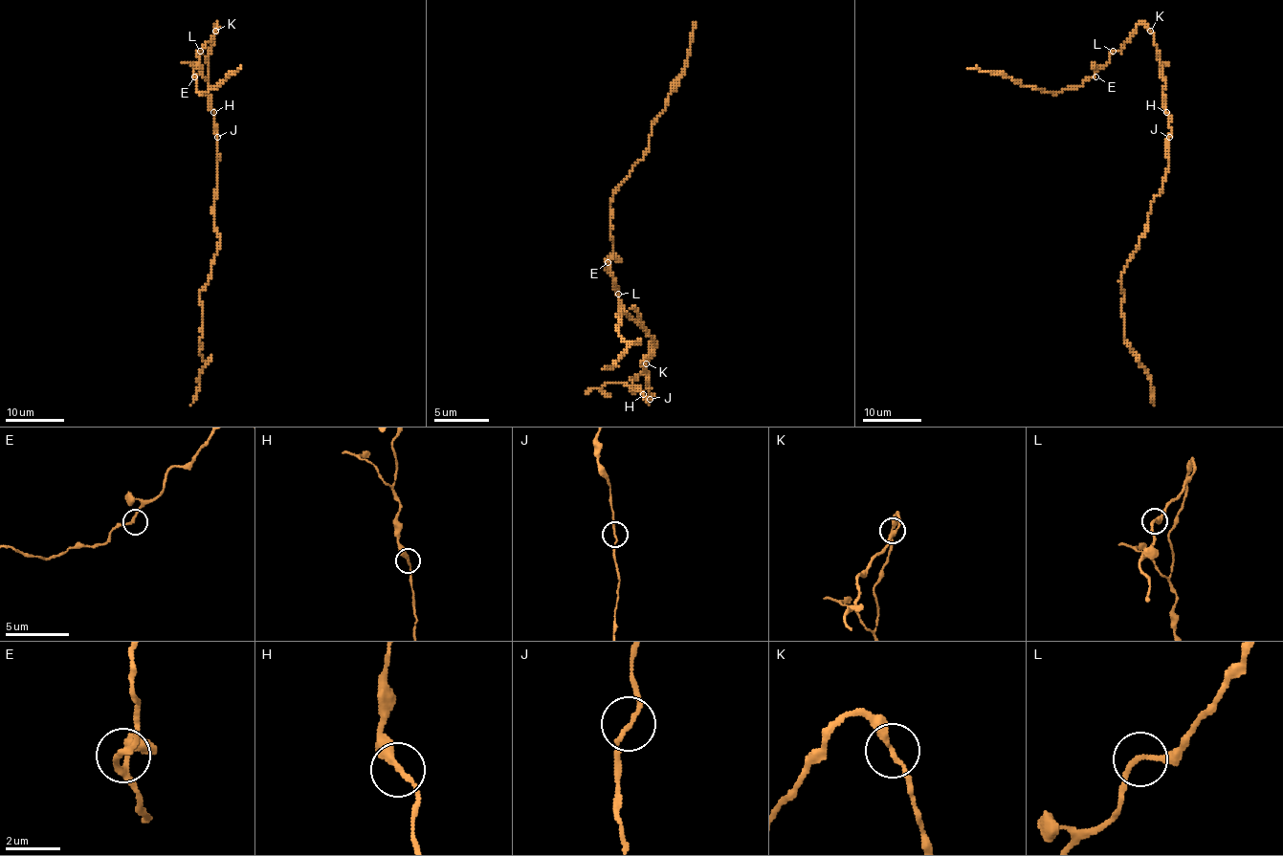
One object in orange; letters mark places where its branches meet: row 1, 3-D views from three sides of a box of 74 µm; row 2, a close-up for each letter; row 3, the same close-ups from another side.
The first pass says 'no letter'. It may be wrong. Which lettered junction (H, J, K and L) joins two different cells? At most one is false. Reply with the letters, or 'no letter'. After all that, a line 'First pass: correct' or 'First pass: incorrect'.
no letter
First pass: correct

